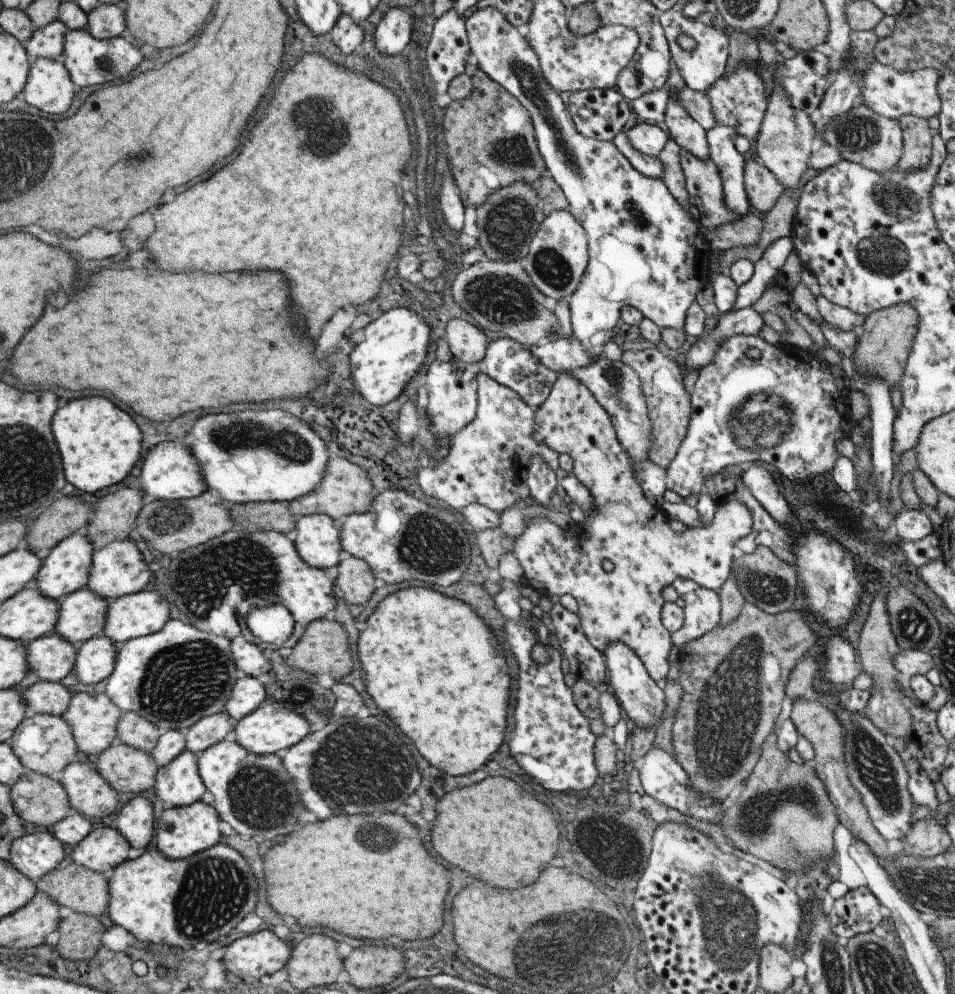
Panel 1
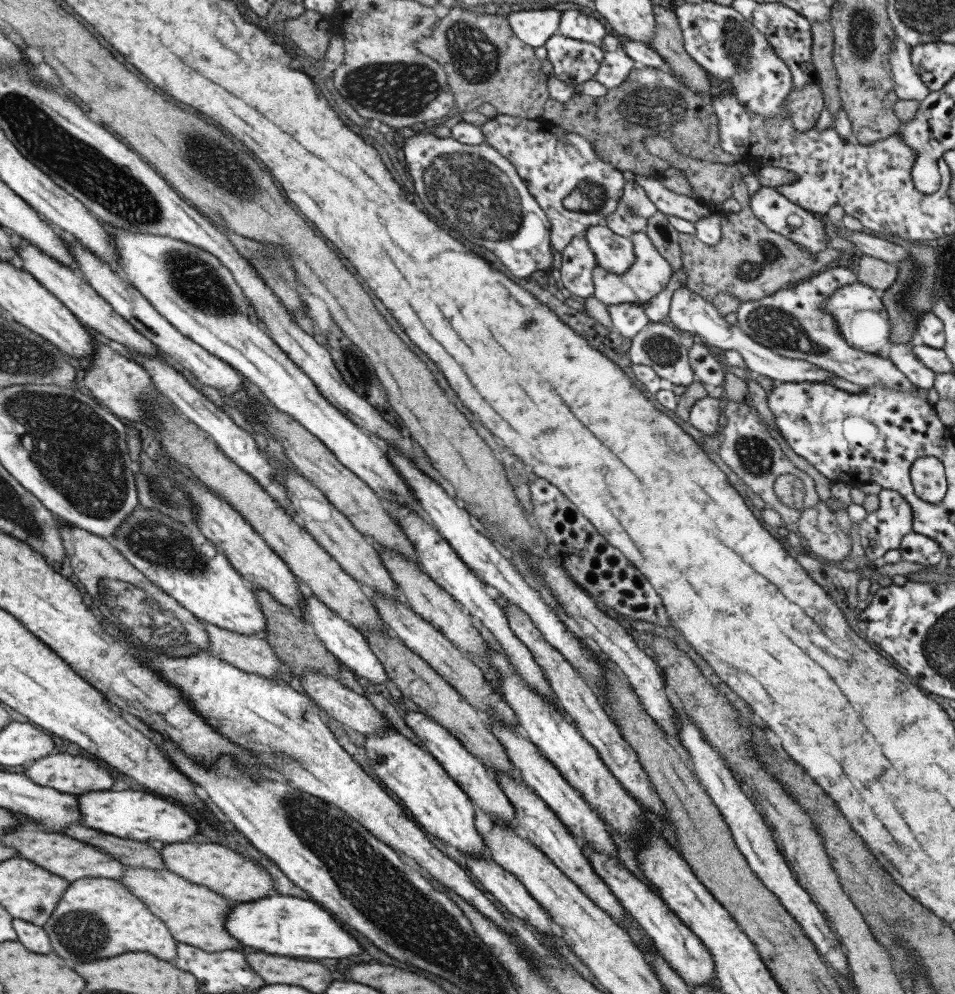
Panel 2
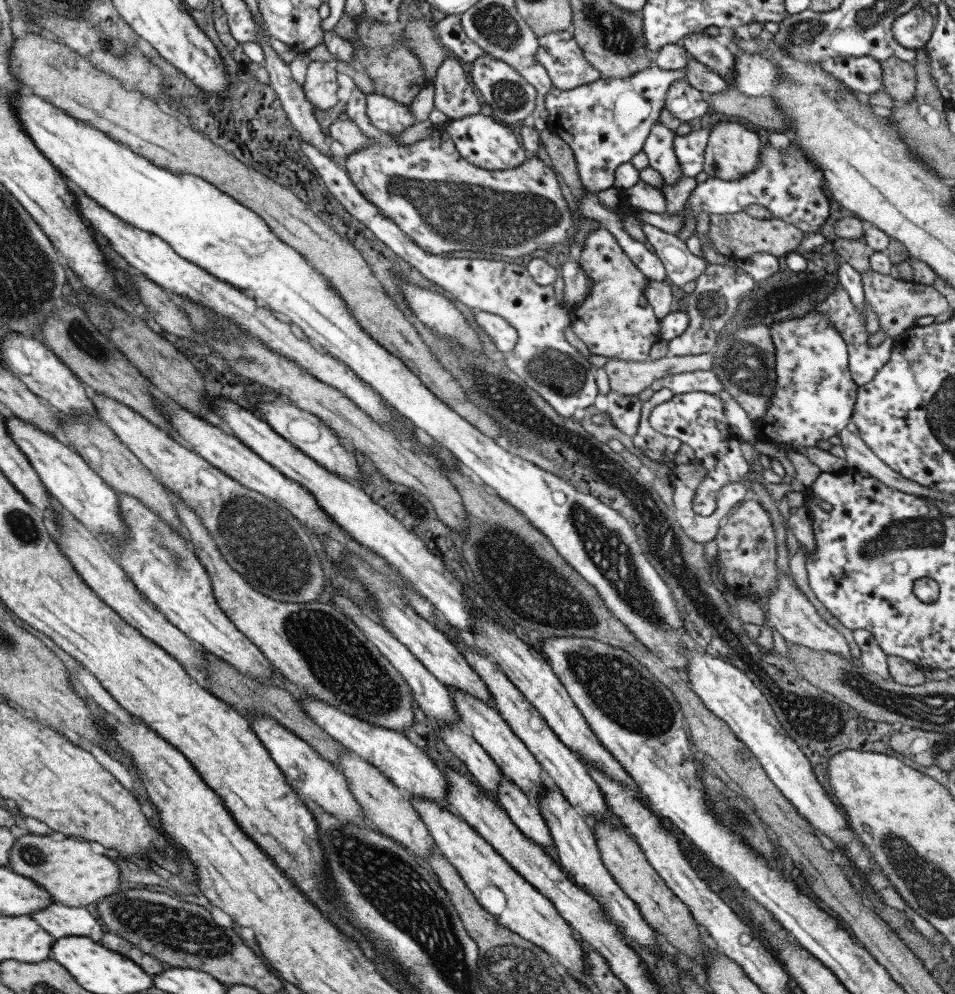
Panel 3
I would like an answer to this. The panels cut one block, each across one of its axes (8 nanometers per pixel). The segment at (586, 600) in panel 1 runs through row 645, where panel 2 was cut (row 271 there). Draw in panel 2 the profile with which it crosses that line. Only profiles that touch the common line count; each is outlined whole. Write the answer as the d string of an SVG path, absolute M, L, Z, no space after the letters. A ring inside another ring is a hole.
M644 231L634 232L629 239L633 244L635 259L633 259L633 263L623 273L615 274L607 272L599 265L595 265L593 271L591 271L591 280L593 280L594 286L592 296L605 305L629 302L641 306L641 304L647 302L655 294L661 292L661 290L665 290L665 285L667 285L667 281L669 281L669 277L671 276L672 270L669 267L670 264L657 253Z

